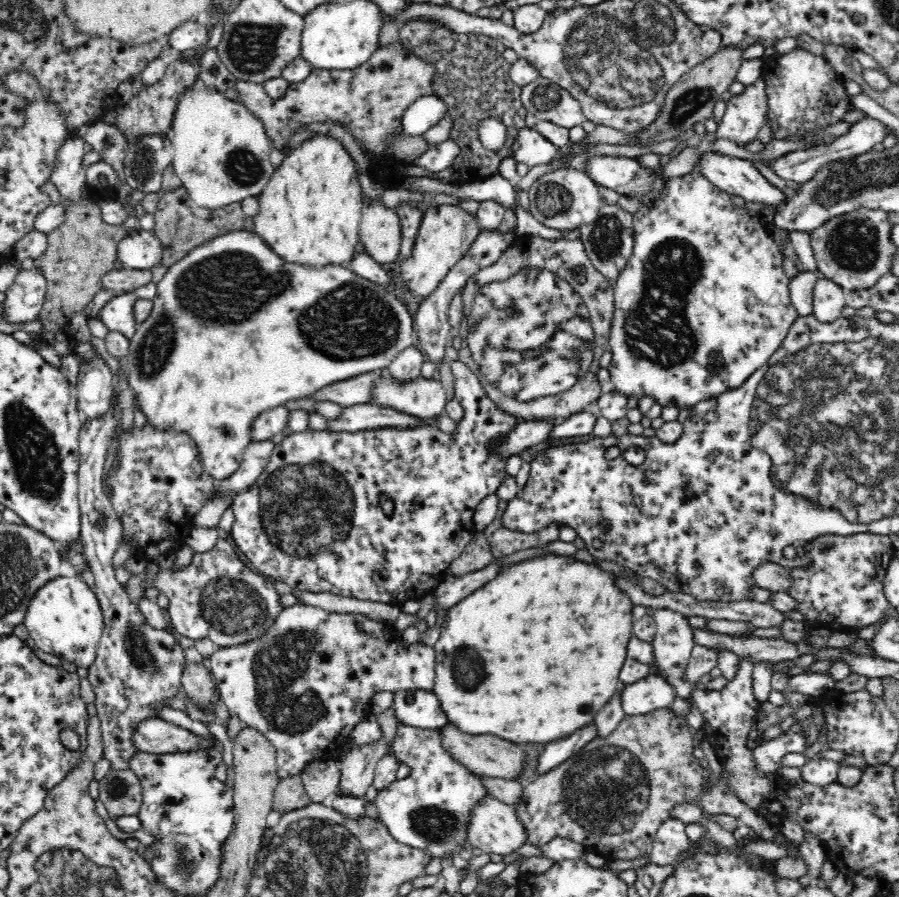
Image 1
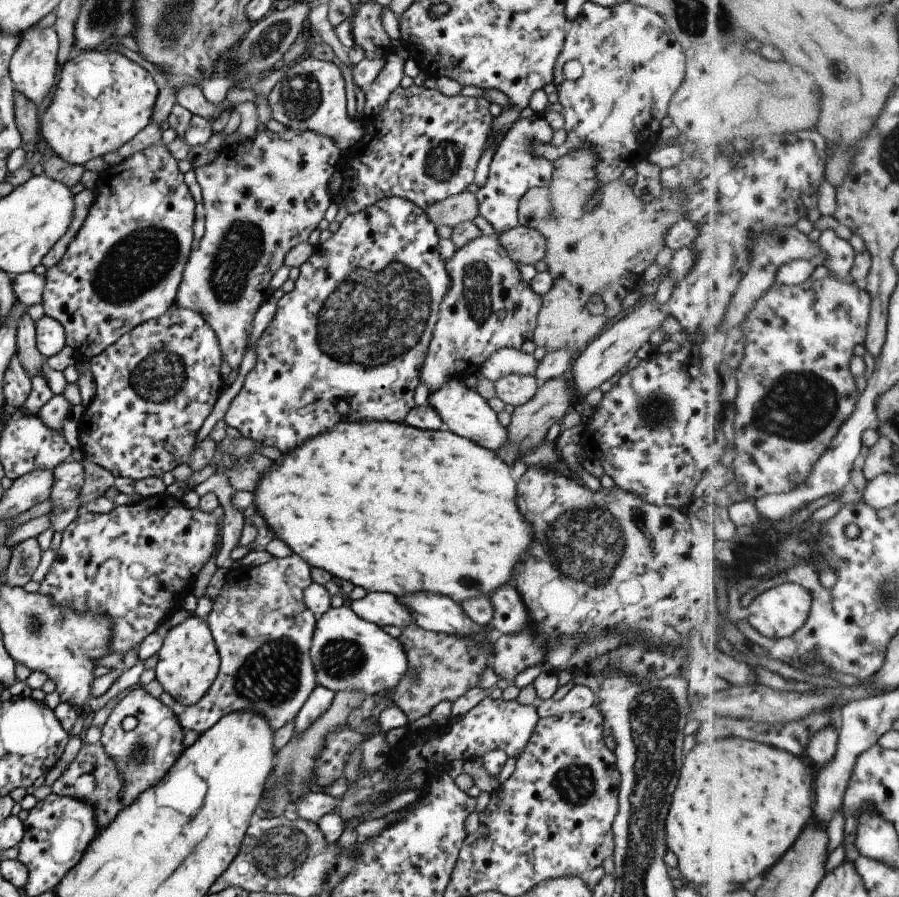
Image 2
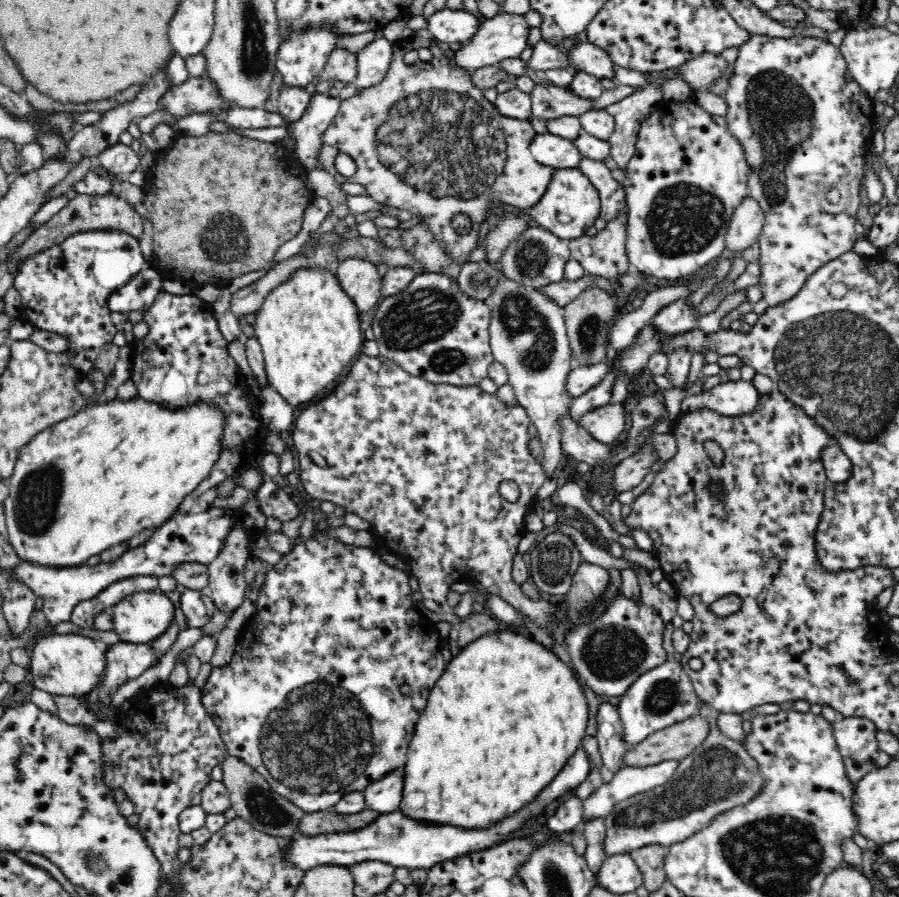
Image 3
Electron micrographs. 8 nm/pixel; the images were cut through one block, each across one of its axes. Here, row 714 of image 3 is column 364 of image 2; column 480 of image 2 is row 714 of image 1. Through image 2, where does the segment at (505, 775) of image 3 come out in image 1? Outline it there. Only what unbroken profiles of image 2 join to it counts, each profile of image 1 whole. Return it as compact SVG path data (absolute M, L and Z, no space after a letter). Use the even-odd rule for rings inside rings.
M548 553L532 556L532 558L501 568L500 574L496 574L490 582L484 583L484 586L480 586L447 610L440 628L440 638L433 646L436 658L433 691L438 695L449 722L455 724L464 733L492 734L513 743L538 743L542 747L552 740L564 738L574 733L576 729L586 726L588 722L594 720L602 705L606 704L616 692L620 682L620 671L629 660L627 644L633 637L633 605L630 597L616 584L612 573L602 570L593 563L576 559L574 555Z

